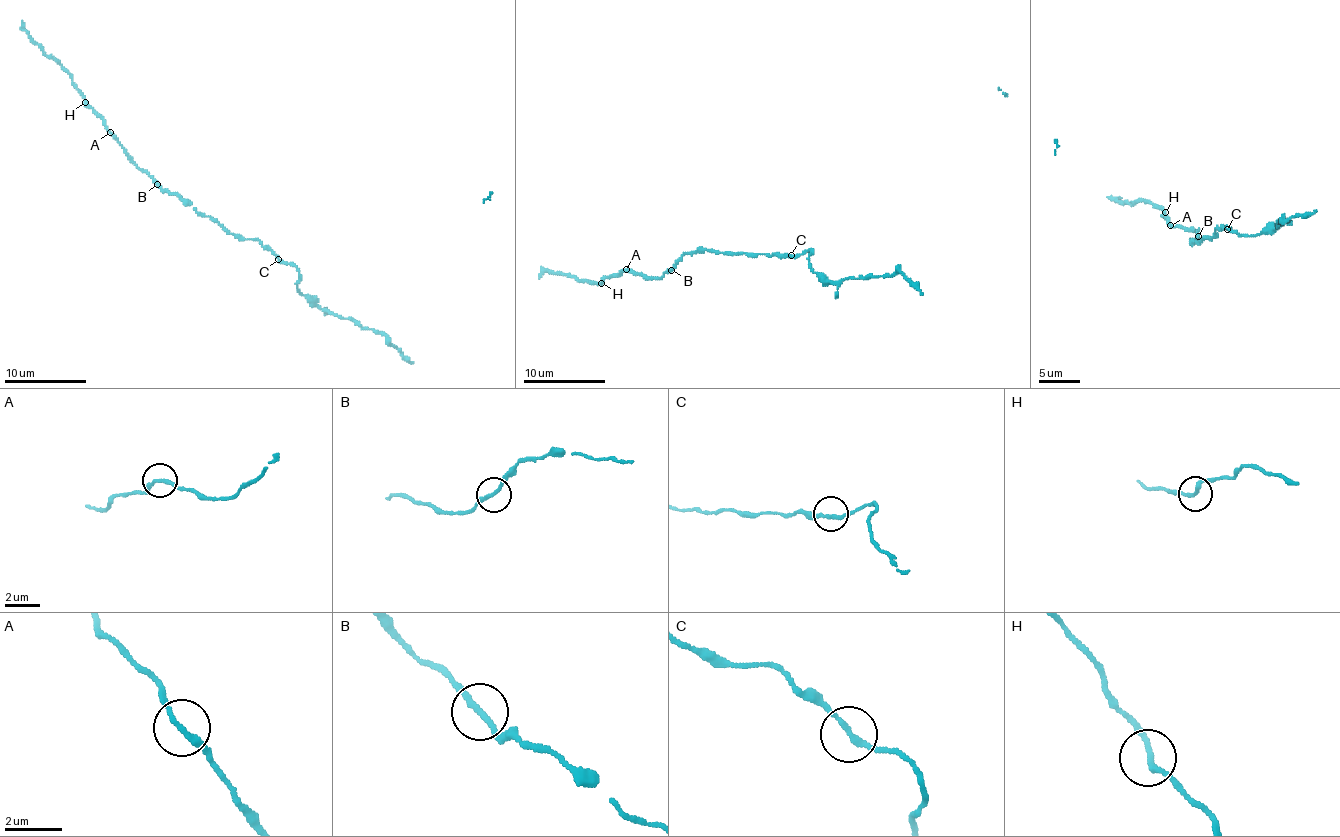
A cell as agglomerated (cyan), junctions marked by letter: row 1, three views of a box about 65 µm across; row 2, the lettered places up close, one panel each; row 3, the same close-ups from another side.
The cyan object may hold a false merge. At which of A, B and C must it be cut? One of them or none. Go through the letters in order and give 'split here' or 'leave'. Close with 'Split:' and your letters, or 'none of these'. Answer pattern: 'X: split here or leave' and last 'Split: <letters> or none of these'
A: split here
B: leave
C: leave
Split: A

